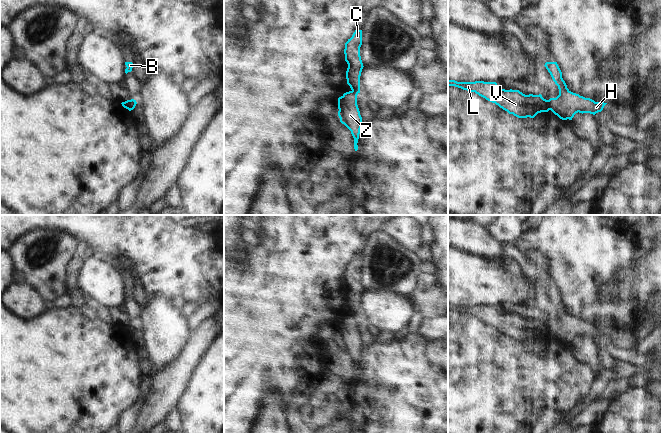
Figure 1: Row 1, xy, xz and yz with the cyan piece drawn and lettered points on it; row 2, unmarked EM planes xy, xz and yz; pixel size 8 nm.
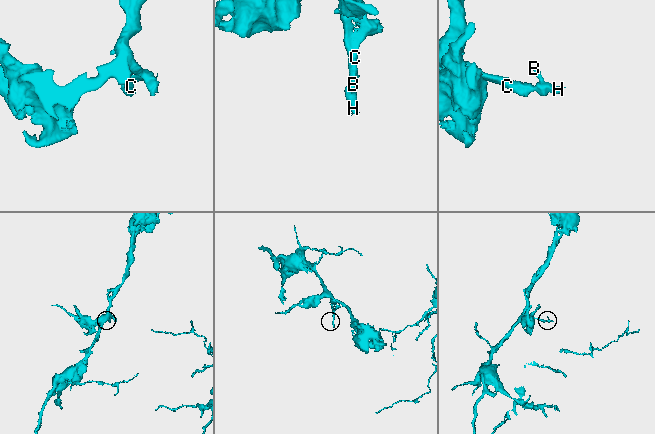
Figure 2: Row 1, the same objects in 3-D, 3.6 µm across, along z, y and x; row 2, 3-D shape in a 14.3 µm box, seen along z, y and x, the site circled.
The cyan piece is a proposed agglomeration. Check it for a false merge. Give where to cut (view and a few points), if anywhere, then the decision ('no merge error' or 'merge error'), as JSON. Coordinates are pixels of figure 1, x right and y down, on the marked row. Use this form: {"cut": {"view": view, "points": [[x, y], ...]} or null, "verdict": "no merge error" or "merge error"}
{"cut": {"view": "yz", "points": [[548, 100], [548, 107], [550, 109]]}, "verdict": "merge error"}

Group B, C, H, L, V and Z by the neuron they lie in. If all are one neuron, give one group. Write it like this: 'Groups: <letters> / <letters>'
Groups: B H Z / C L V.

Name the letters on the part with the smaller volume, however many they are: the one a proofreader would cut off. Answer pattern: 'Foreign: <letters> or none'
Foreign: B, H, Z

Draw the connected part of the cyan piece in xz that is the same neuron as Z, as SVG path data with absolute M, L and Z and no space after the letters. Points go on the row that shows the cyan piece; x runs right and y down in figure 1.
M349 91L338 98L338 116L340 122L351 131L355 151L358 150L357 143L362 125L362 117L357 105L357 95L358 93Z

